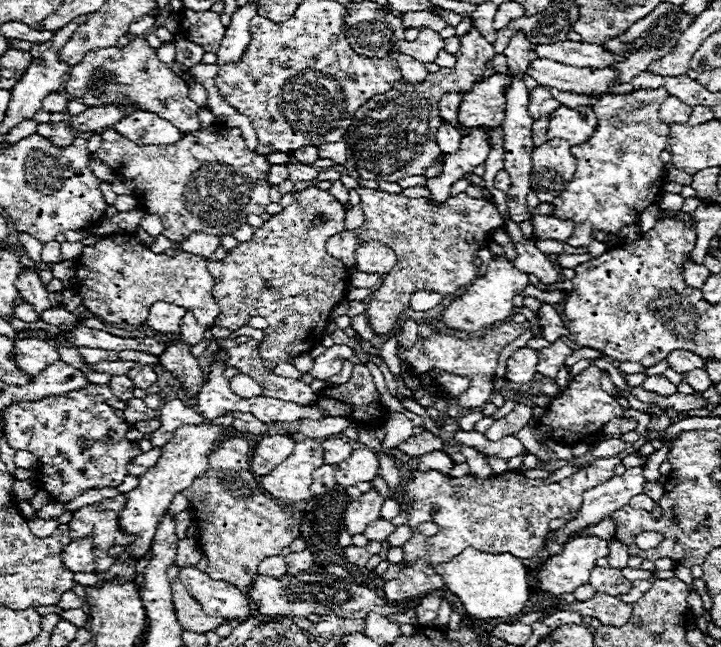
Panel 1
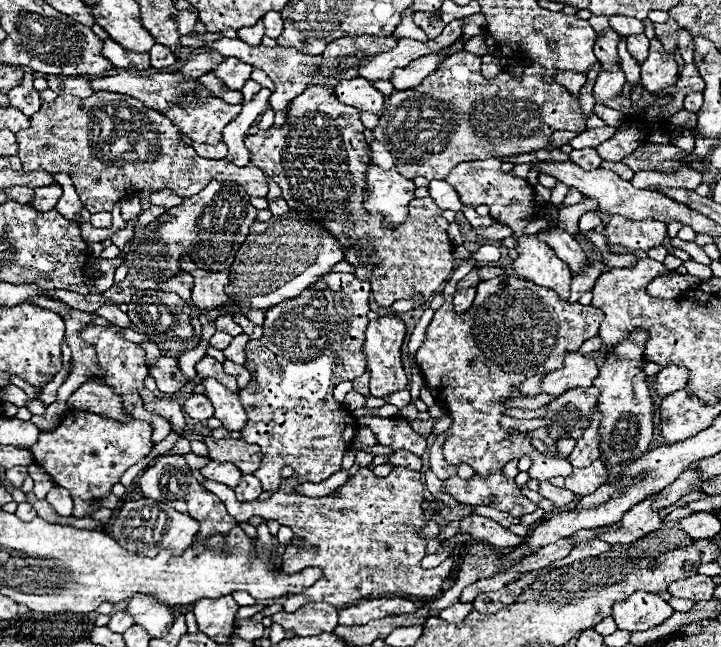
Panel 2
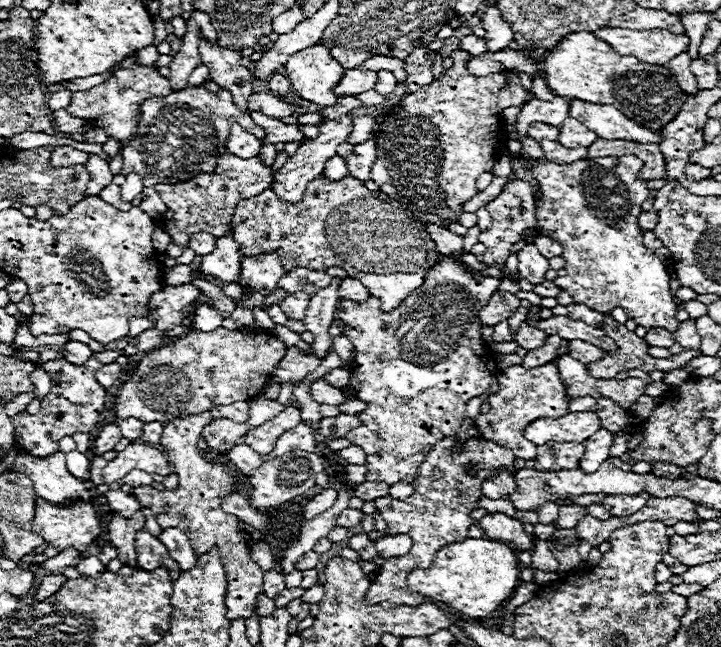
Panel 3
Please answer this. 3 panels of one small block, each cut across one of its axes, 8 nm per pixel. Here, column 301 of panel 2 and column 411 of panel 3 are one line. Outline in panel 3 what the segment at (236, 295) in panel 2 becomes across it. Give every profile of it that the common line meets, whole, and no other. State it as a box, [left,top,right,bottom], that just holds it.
[232,176,440,310]

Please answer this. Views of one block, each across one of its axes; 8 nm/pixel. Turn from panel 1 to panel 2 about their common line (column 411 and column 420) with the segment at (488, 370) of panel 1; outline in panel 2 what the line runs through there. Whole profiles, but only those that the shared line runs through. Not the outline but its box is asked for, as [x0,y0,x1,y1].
[416,262,604,482]

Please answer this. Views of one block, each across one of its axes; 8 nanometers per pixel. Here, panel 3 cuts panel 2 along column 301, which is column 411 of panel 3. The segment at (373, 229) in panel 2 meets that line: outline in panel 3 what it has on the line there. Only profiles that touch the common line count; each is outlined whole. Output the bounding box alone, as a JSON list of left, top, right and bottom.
[372,50,526,226]

